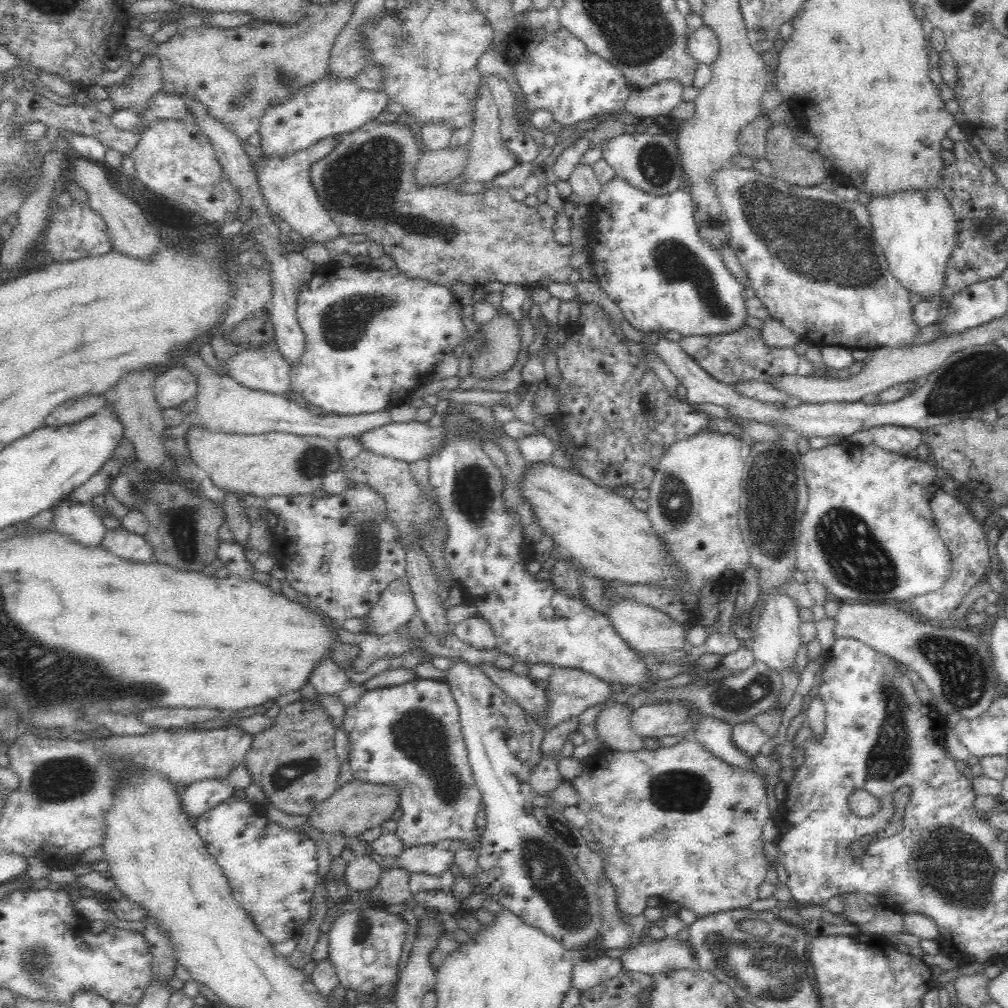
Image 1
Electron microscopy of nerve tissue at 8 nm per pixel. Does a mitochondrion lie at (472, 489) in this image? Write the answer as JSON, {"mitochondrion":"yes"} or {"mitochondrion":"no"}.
{"mitochondrion":"yes"}

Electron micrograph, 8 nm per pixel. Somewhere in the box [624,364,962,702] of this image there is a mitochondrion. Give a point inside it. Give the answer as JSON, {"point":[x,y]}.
{"point":[772,500]}

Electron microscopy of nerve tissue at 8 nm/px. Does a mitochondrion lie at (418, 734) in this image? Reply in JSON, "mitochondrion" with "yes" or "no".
{"mitochondrion":"yes"}

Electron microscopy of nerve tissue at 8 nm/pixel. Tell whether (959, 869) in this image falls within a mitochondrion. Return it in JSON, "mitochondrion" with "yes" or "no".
{"mitochondrion":"yes"}

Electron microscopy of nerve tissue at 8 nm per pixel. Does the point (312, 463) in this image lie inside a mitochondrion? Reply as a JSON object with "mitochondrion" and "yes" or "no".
{"mitochondrion":"yes"}

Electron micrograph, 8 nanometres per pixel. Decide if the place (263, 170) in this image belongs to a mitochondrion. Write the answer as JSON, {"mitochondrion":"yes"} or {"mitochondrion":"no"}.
{"mitochondrion":"no"}

